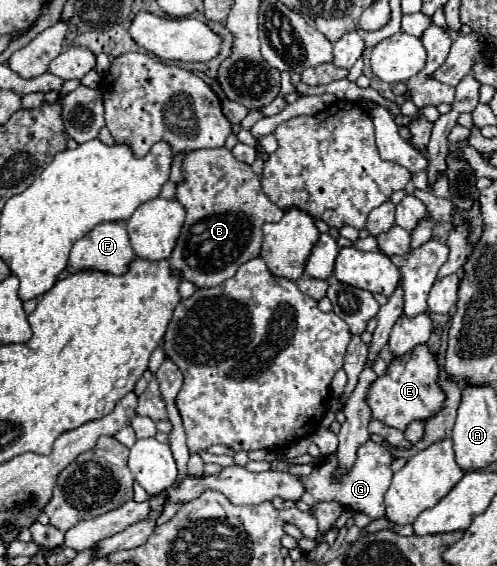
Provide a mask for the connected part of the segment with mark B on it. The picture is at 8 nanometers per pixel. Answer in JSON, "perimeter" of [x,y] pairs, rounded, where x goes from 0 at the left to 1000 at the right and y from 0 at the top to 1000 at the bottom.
{"perimeter":[[[459,261],[382,269],[370,279],[366,307],[370,307],[370,322],[354,329],[354,353],[374,367],[374,392],[366,399],[366,413],[338,463],[350,481],[362,481],[366,495],[378,495],[398,509],[439,505],[451,495],[467,491],[487,466],[523,452],[527,399],[535,392],[559,392],[571,382],[571,375],[539,353],[539,346],[523,329],[523,311],[511,307],[503,290],[475,283]]]}

